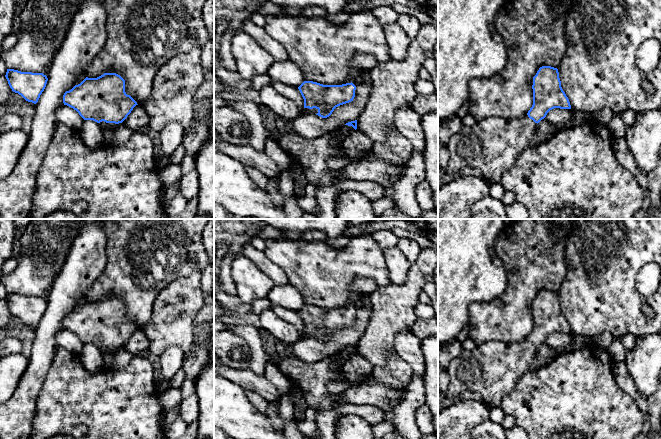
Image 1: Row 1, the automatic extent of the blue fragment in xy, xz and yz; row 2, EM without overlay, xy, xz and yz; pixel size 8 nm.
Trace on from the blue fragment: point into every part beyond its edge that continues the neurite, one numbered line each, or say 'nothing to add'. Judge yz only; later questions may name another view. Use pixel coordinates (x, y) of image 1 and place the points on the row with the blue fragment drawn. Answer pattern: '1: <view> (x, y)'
1: yz (493, 145)

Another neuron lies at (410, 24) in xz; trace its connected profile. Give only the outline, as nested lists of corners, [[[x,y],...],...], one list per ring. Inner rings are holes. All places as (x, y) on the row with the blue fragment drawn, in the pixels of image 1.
[[[399,14],[397,23],[411,39],[414,39],[421,27],[420,21],[409,14]]]

